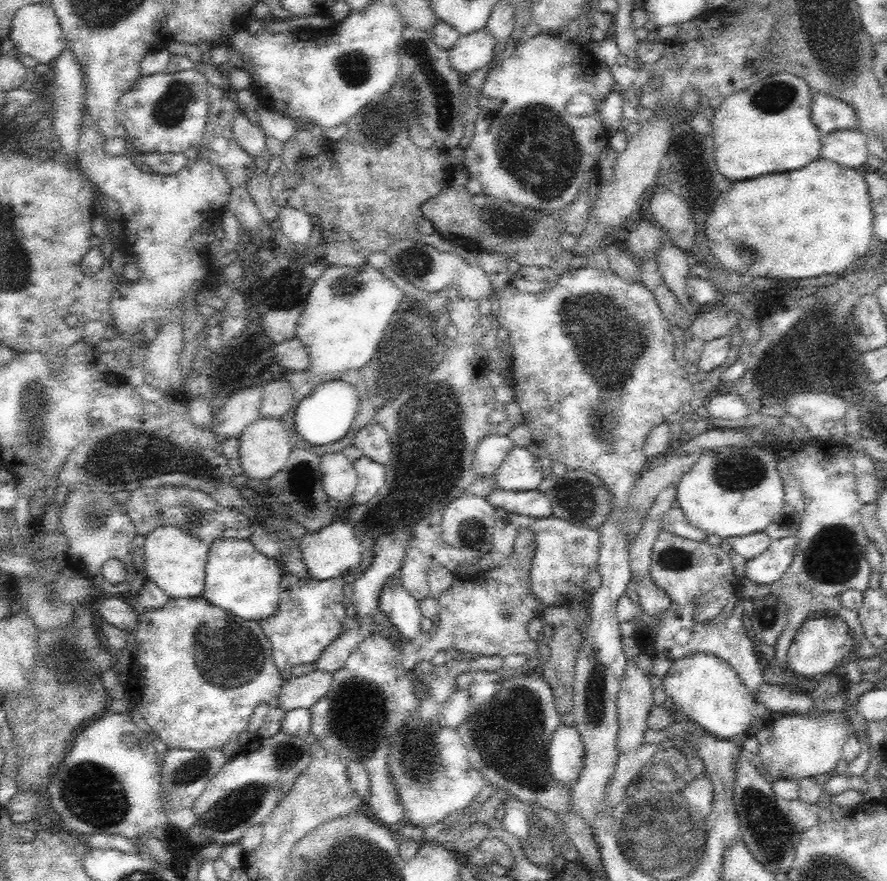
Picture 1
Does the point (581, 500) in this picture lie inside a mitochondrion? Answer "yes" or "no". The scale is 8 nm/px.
yes

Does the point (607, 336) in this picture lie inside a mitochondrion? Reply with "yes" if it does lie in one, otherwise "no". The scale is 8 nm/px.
yes

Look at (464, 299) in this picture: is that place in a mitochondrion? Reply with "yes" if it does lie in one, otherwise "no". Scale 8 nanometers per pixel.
no

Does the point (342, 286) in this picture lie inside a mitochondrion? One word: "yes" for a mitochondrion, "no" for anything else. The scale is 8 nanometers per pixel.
yes

